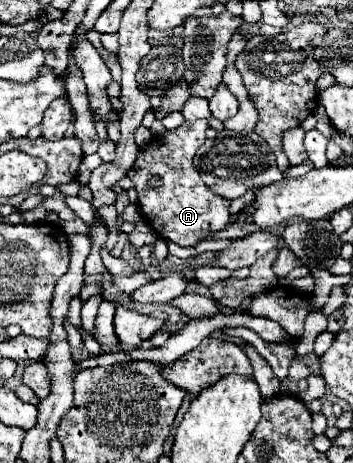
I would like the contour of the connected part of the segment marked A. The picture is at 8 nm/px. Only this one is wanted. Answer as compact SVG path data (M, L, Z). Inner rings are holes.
M196 120L194 124L184 122L174 130L166 130L154 136L146 146L138 148L134 168L128 172L128 178L138 190L138 206L150 224L150 228L164 240L170 240L178 246L194 246L210 232L222 230L230 222L230 200L214 194L200 178L198 170L192 164L192 158L206 140L208 120ZM150 176L160 176L160 188L148 188L146 180Z

